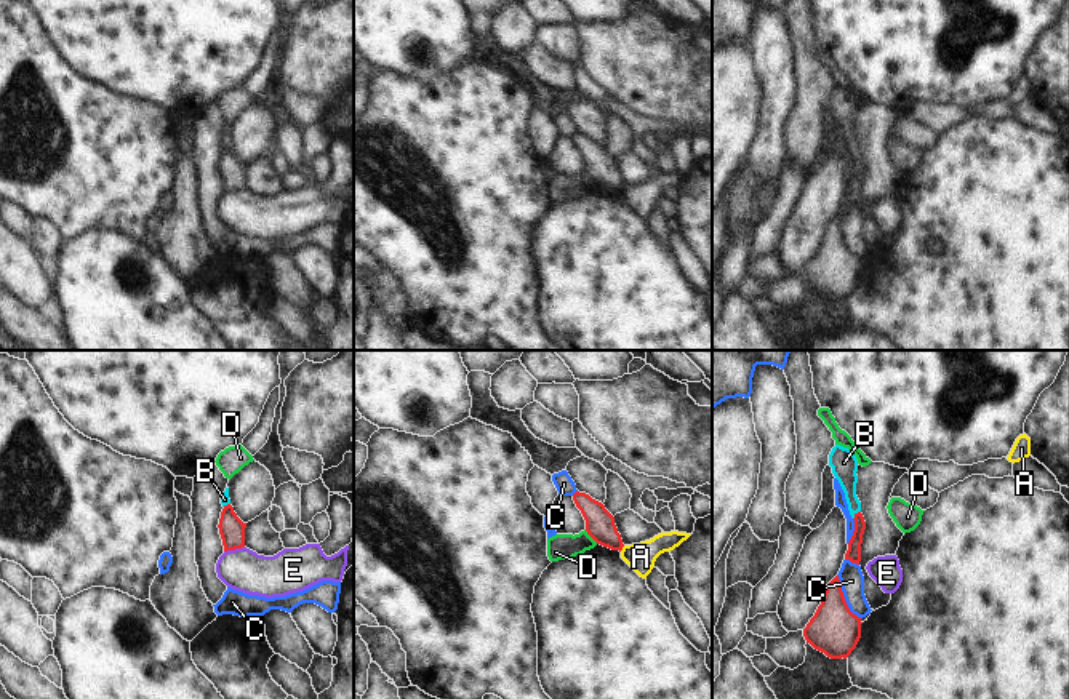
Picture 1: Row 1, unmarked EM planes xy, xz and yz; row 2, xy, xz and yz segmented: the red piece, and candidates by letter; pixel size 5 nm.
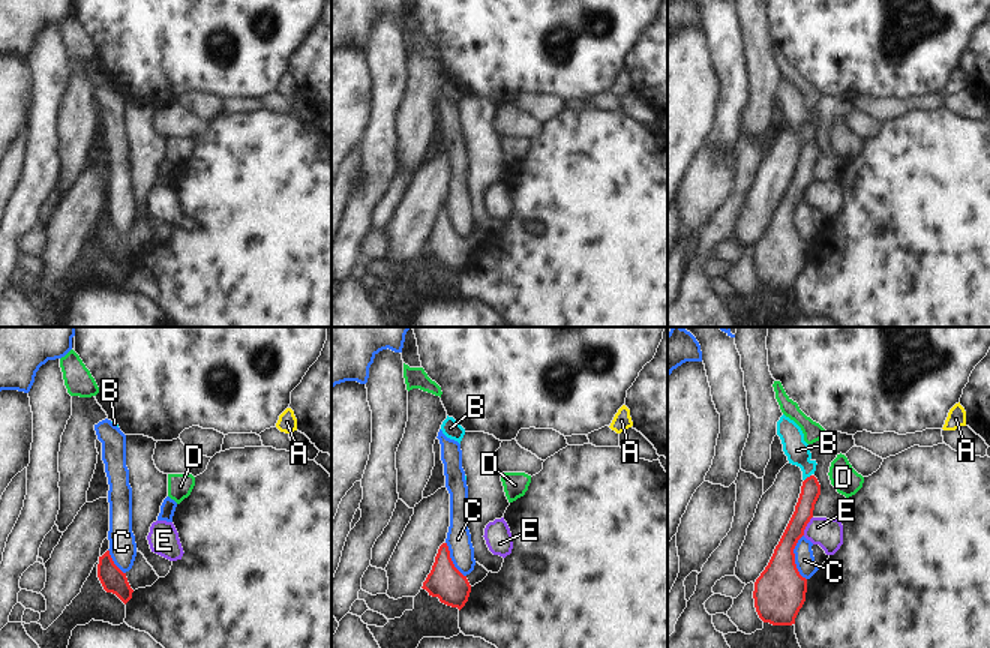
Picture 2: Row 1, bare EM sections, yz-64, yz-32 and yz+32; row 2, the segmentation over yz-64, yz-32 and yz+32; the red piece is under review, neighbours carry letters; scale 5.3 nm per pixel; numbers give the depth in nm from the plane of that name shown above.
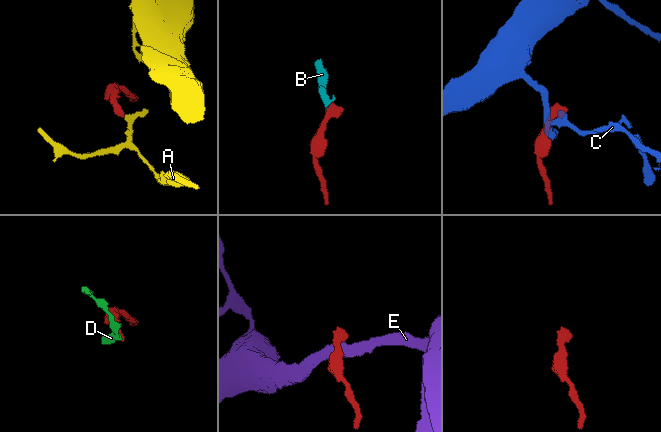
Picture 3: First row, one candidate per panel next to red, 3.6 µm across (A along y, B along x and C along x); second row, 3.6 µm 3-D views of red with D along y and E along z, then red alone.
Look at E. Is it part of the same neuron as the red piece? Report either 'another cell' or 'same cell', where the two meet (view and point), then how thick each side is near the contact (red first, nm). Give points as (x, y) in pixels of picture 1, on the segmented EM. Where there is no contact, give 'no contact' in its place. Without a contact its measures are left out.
another cell; meets red in xy at (234, 549); 130 nm thick on the red side, 220 nm on the other

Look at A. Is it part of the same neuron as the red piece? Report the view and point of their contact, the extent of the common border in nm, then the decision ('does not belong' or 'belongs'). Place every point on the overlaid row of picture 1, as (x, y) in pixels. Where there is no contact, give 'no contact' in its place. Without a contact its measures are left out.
contact xz (621, 549); length 40 nm; does not belong

